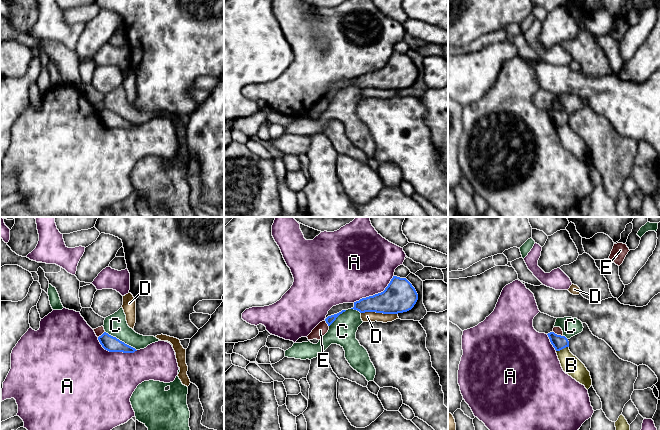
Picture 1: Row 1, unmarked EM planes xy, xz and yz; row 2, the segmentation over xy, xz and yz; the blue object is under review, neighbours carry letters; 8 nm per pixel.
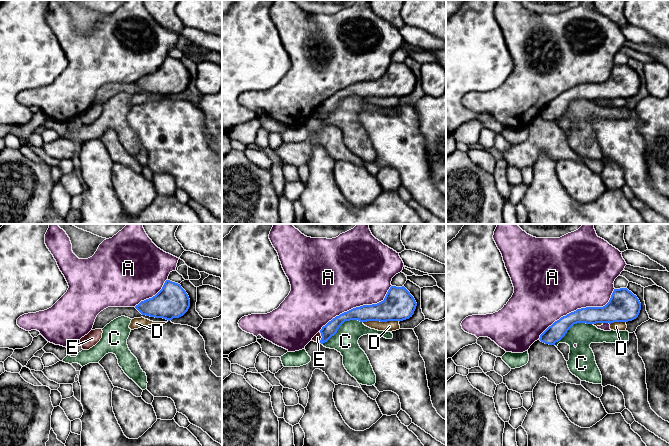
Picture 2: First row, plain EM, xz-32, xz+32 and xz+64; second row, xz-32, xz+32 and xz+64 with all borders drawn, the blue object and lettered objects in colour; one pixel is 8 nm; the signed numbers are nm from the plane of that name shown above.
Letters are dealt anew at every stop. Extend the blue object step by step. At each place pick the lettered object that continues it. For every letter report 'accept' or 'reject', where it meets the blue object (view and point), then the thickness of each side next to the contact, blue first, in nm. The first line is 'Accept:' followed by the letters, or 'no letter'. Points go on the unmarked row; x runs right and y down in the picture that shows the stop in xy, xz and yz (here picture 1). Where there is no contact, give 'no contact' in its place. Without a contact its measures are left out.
Accept: B
A: reject; meets blue in xz at (375, 70); 260 nm thick on the blue side, 500 nm on the other
B: accept; meets blue in yz at (562, 124); 120 nm thick on the blue side, 160 nm on the other
C: reject; meets blue in xy at (121, 117); 120 nm thick on the blue side, 180 nm on the other
D: reject; meets blue in xz at (379, 88); 260 nm thick on the blue side, 80 nm on the other
E: reject; meets blue in yz at (556, 110); 120 nm thick on the blue side, 60 nm on the other

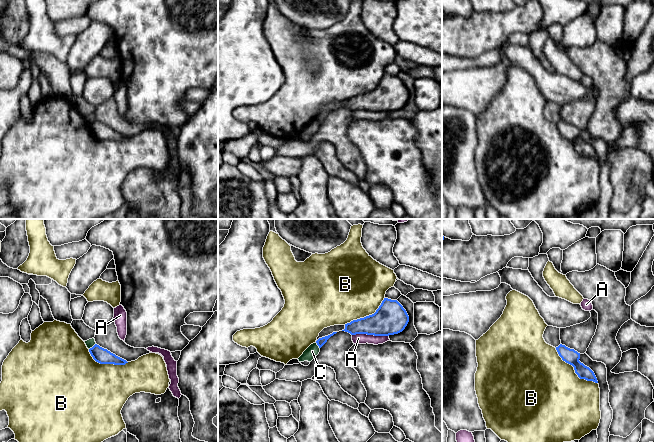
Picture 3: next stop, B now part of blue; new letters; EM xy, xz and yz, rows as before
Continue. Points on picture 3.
Accept: no letter
A: reject; meets blue in xz at (370, 110); 260 nm thick on the blue side, 80 nm on the other
B: reject; meets blue in yz at (574, 145); 120 nm thick on the blue side, 480 nm on the other
C: reject; meets blue in xy at (93, 122); 120 nm thick on the blue side, 70 nm on the other

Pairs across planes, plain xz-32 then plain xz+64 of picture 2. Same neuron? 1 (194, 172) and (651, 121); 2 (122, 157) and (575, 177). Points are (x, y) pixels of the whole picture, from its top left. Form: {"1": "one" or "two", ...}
{"1": "two", "2": "two"}

